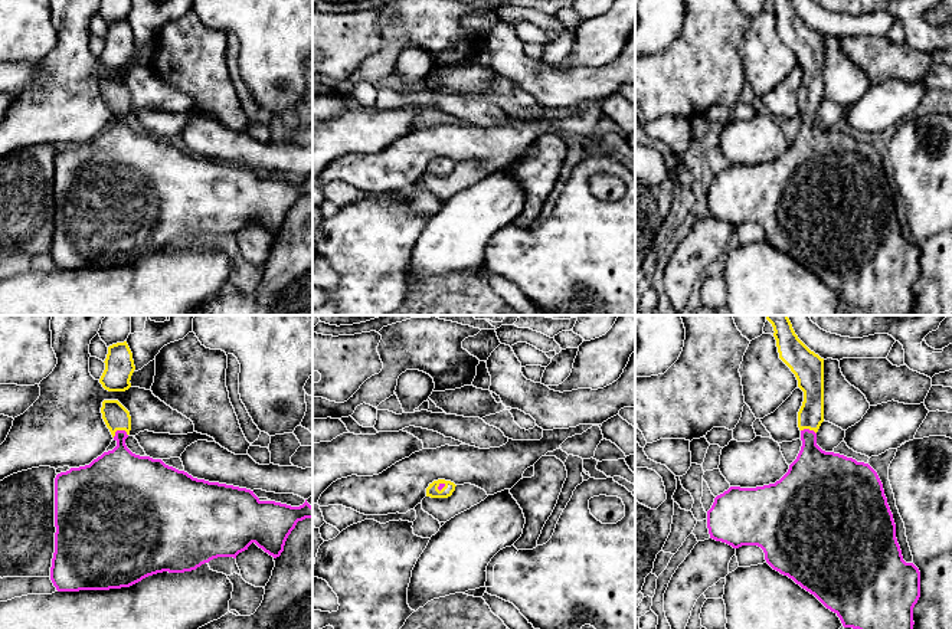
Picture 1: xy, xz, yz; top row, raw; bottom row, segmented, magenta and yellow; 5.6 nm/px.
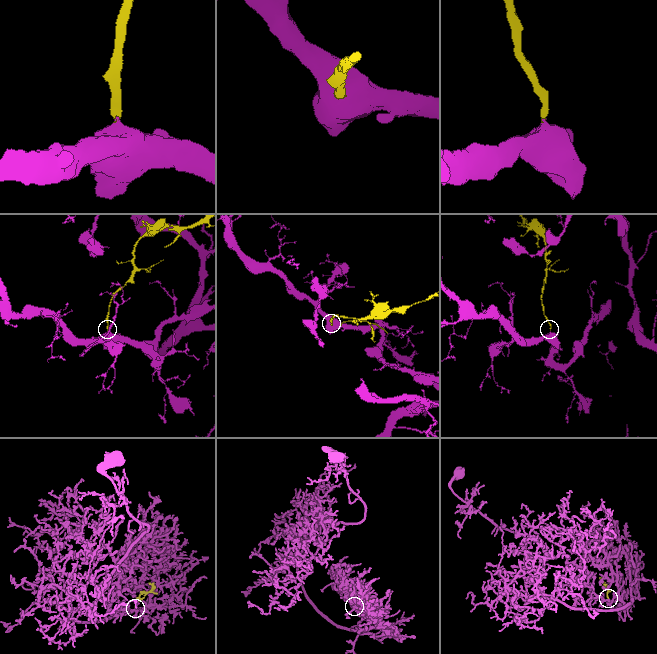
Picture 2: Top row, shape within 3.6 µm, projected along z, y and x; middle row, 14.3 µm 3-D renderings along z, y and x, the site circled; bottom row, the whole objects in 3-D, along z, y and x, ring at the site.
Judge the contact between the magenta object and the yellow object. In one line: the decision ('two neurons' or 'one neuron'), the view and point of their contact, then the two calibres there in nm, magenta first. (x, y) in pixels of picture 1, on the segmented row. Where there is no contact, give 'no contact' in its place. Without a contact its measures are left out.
one neuron | xy (118, 431) | 300/140 nm

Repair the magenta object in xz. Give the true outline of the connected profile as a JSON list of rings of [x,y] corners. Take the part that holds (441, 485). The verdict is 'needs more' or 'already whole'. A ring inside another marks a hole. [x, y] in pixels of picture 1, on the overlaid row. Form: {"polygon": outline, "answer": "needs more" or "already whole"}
{"polygon": [[[445,479],[434,481],[426,488],[426,497],[431,497],[431,498],[448,498],[455,491],[455,487],[457,485],[454,482],[451,482],[451,481],[445,481]]], "answer": "needs more"}

